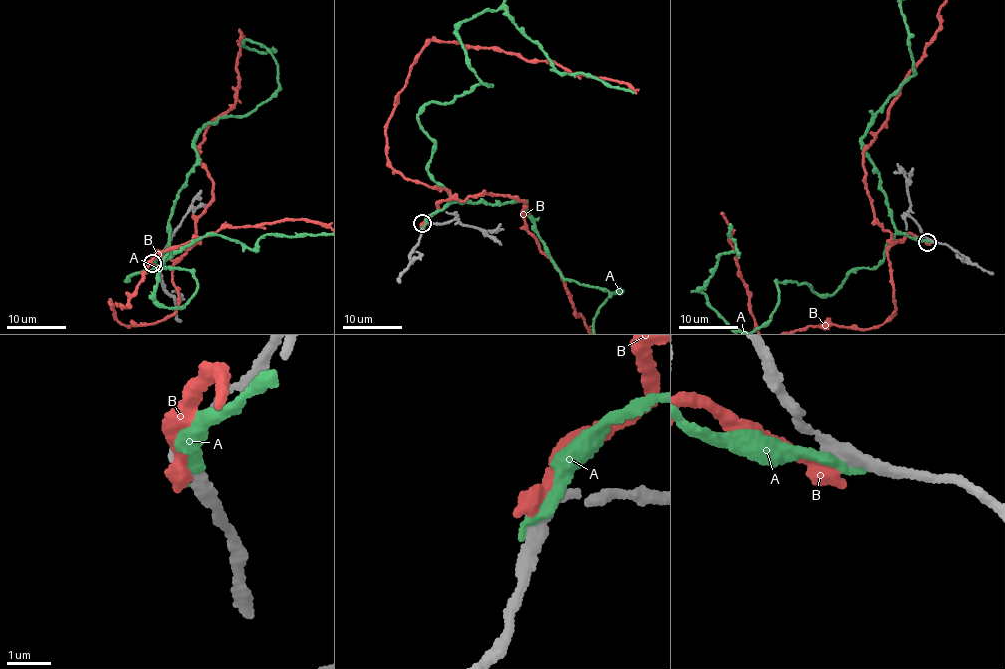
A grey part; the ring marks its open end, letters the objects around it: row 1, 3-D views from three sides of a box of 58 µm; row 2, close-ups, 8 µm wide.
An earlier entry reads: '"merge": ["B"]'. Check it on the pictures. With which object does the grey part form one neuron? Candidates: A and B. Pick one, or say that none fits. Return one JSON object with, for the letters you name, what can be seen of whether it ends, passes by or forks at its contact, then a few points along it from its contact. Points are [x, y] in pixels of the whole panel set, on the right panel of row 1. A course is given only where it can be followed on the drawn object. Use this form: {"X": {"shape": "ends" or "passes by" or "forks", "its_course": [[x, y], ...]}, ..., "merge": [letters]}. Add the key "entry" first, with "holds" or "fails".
{"entry": "fails", "merge": []}

